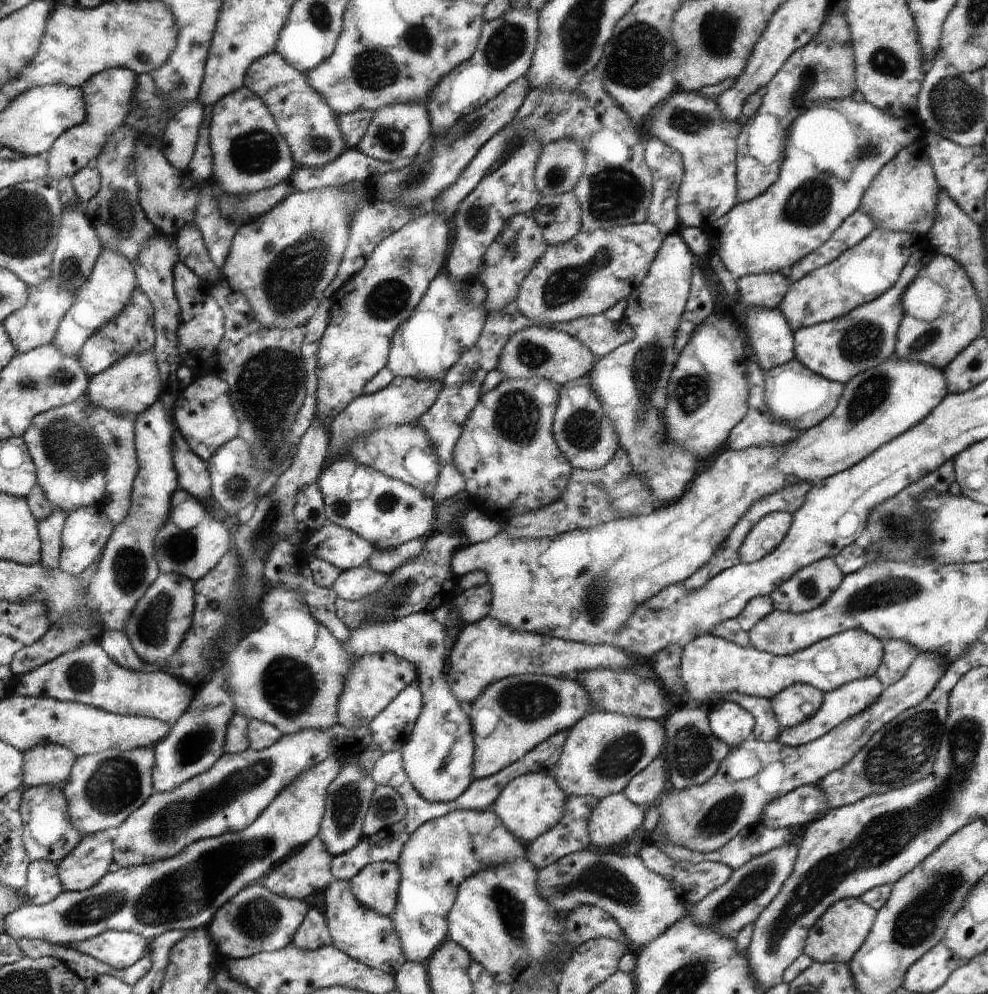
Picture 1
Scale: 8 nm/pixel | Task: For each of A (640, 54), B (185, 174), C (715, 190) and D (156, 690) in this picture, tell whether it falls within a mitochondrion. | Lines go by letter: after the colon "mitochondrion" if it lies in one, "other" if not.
A: mitochondrion
B: other
C: other
D: other

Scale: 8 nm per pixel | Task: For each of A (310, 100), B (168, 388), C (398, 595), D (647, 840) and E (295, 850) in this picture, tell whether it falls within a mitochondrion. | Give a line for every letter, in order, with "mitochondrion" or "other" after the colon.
A: other
B: other
C: mitochondrion
D: other
E: other

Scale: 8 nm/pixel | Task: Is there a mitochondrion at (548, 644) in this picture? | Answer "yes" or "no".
no

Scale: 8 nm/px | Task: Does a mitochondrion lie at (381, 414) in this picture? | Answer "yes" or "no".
yes

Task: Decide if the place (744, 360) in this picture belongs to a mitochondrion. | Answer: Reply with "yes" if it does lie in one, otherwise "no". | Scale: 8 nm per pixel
no

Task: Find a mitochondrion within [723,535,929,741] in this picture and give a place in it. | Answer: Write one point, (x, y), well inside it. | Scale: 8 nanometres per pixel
(808, 588)

